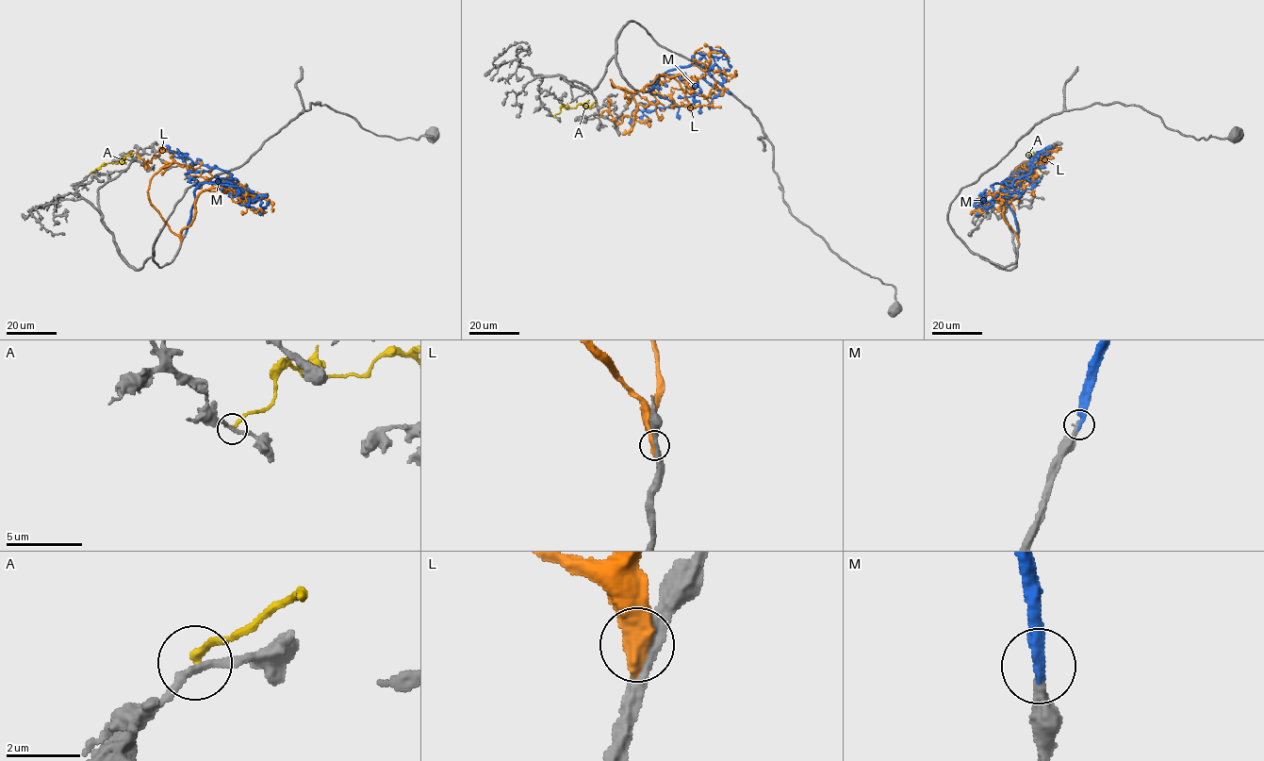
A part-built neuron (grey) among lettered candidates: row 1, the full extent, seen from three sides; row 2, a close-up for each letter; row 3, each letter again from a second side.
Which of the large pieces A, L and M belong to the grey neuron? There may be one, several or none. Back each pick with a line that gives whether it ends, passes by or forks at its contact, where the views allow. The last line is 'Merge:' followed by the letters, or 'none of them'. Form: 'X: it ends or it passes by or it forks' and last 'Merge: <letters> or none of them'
M: it ends
Merge: M

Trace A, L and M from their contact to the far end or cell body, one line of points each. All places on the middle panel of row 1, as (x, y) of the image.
A: (553, 117), (563, 106), (574, 107), (582, 104), (588, 107), (596, 103)
L: (644, 91), (611, 80), (632, 95), (634, 118), (616, 123), (612, 106)
M: (648, 91), (659, 75), (682, 74), (697, 82), (692, 104), (634, 109), (631, 124)

